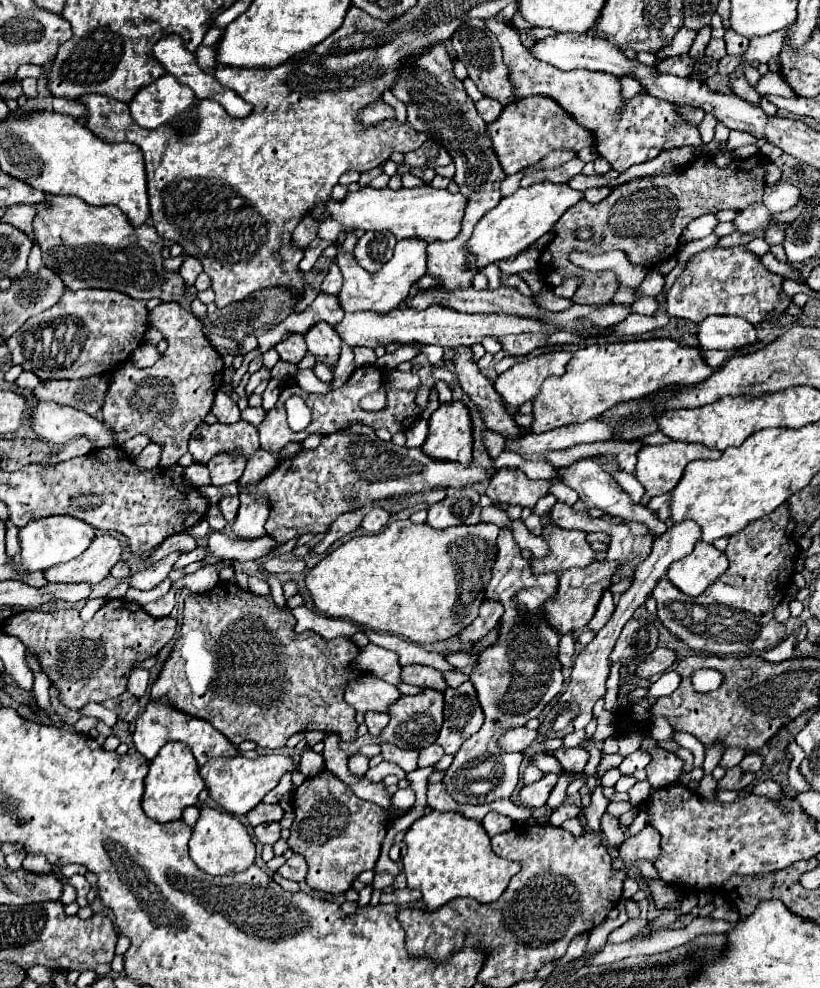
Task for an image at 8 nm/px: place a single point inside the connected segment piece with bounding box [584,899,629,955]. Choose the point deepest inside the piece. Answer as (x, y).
(598, 936)

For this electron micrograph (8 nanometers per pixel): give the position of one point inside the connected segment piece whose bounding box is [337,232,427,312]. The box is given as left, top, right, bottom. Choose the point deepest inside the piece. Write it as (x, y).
(381, 291)

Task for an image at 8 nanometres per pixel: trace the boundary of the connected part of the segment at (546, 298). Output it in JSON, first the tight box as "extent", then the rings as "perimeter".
{"extent":[535,288,575,312],"perimeter":[[[543,288],[541,294],[535,296],[535,302],[537,302],[541,308],[549,310],[549,312],[559,312],[559,310],[567,310],[567,308],[575,306],[575,302],[573,302],[571,298],[559,298],[559,296],[555,296],[555,294],[551,292],[551,288]]]}

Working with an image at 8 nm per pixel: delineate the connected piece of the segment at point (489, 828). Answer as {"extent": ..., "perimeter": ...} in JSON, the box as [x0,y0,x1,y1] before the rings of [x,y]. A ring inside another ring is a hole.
{"extent":[481,812,513,836],"perimeter":[[[489,812],[489,814],[483,818],[481,824],[483,824],[483,828],[485,828],[485,832],[487,832],[489,836],[493,836],[493,834],[497,834],[497,832],[507,832],[507,830],[513,828],[513,820],[507,818],[507,816],[501,816],[501,814],[497,814],[497,812]]]}

